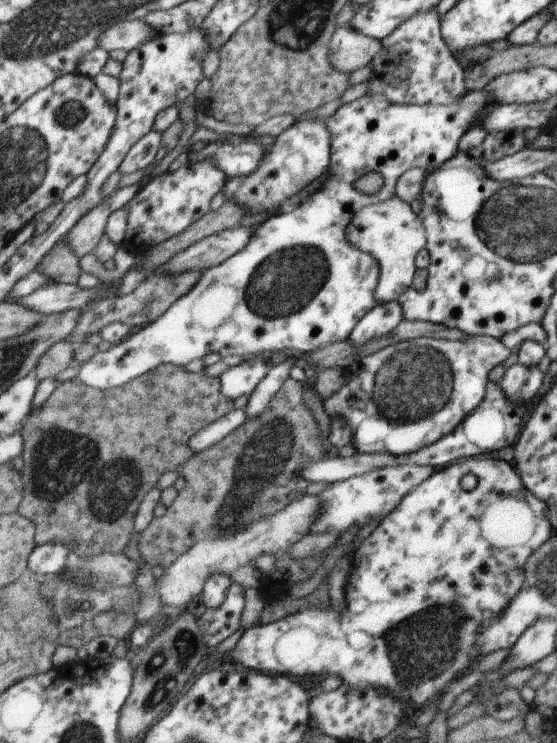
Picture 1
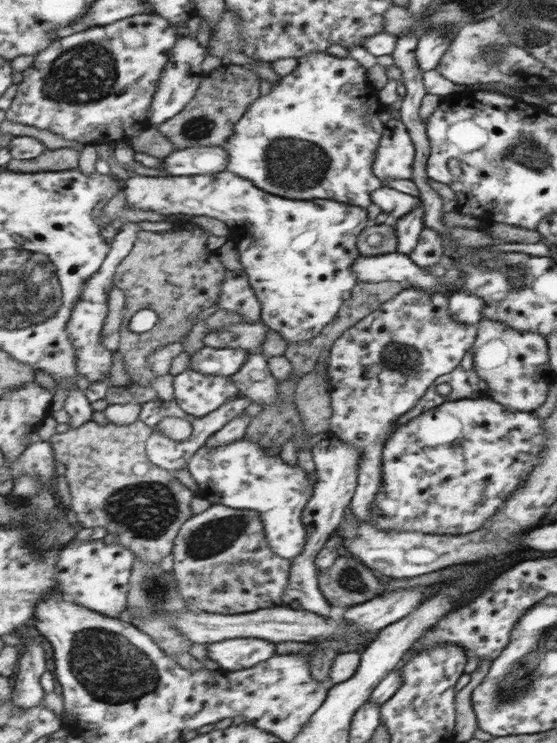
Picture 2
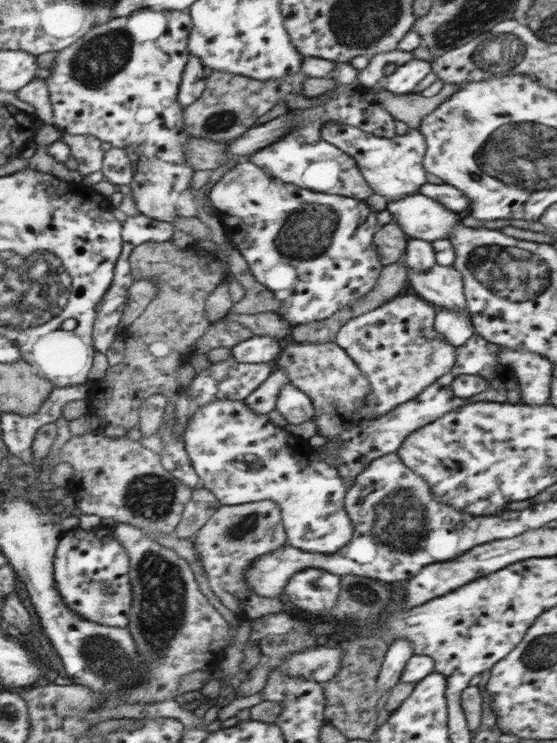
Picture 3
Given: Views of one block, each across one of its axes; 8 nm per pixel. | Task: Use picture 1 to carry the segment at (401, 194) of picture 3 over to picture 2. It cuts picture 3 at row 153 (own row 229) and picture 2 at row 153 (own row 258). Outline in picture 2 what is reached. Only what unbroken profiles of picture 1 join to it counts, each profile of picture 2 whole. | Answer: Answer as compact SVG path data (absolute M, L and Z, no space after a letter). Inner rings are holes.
M390 119L387 125L389 130L381 136L381 146L373 163L373 172L384 186L392 180L412 180L417 160L416 145L405 123Z

